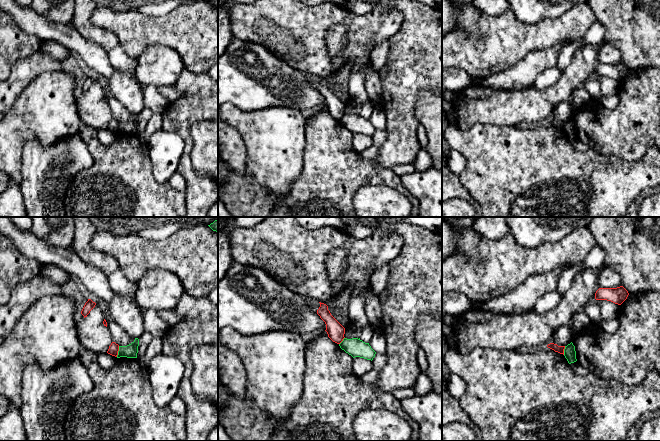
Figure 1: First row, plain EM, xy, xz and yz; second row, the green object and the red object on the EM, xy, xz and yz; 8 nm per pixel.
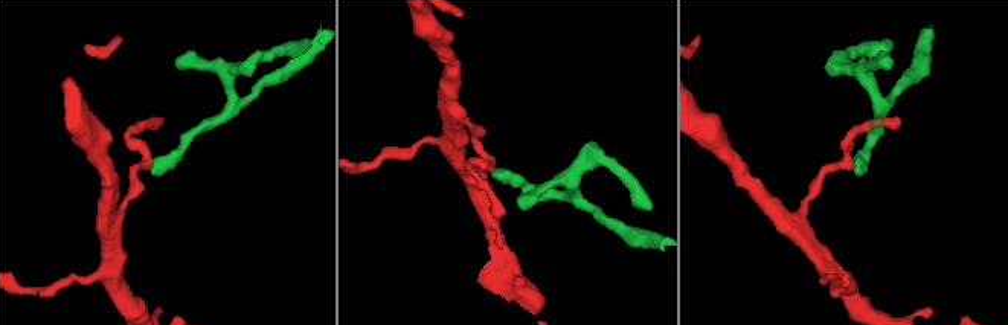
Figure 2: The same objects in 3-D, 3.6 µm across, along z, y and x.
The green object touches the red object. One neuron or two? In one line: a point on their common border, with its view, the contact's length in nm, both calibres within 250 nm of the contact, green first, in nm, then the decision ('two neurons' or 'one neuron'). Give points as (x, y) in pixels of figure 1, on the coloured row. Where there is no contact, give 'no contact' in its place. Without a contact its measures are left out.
meets green in xy at (118, 351); contact 90 nm long; 110 nm thick on the green side, 80 nm on the other; two neurons

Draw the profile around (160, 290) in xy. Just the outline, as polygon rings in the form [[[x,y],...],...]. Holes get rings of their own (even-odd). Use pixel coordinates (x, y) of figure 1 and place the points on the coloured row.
[[[161,269],[147,271],[137,284],[135,300],[143,310],[174,310],[185,293],[179,277]]]

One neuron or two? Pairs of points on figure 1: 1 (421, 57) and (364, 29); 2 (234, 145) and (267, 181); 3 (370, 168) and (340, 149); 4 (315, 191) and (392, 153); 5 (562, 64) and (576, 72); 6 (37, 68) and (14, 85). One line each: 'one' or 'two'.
1: two
2: two
3: one
4: two
5: two
6: one

